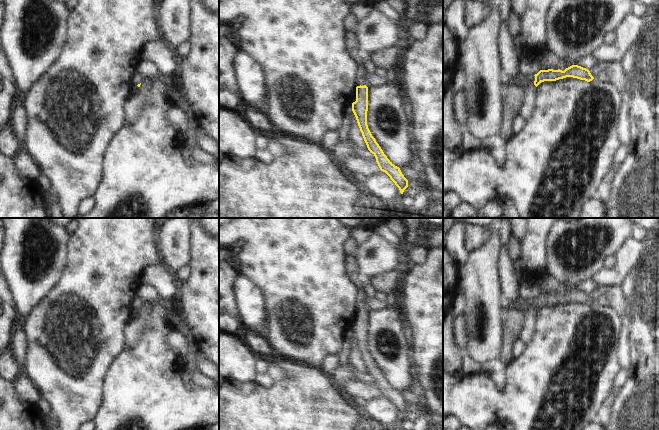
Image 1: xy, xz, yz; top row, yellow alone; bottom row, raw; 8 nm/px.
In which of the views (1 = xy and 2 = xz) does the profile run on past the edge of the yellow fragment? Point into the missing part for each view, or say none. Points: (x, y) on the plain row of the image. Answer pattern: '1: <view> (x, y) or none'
1: xy (138, 303)
2: xz (352, 265)

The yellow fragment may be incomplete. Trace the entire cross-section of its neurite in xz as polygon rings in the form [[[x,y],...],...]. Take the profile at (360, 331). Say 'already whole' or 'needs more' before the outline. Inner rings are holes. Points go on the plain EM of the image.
needs more; [[[348,256],[348,273],[356,280],[360,287],[360,309],[356,311],[356,325],[352,327],[352,335],[367,369],[368,374],[375,380],[381,395],[385,396],[399,412],[400,417],[408,411],[408,404],[404,401],[399,391],[395,390],[384,378],[383,374],[372,360],[367,349],[368,311],[366,310],[366,293],[362,288],[363,278],[358,271],[354,256]]]

